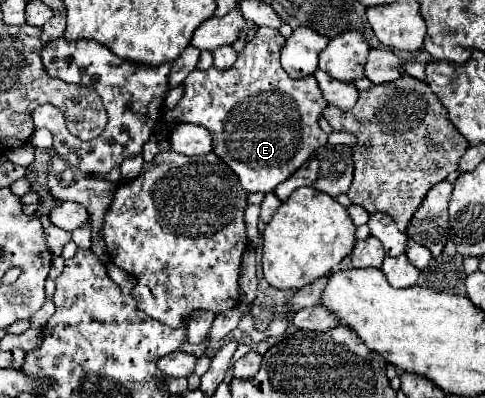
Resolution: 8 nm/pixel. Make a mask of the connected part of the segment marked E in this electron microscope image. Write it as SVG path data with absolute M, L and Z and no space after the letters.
M257 28L257 34L247 42L245 50L239 52L237 62L229 68L229 70L217 70L217 68L209 68L209 70L193 70L189 78L185 78L183 82L183 96L179 100L179 104L175 108L165 108L165 122L191 122L191 124L199 124L203 128L207 128L213 136L213 152L237 174L241 186L245 192L273 192L277 184L281 184L283 180L287 180L305 160L309 160L311 152L325 146L327 144L327 134L319 128L319 118L327 106L321 88L317 86L317 82L313 80L313 76L305 76L305 78L291 78L279 64L279 48L285 44L285 38L279 34L279 30L275 28Z

